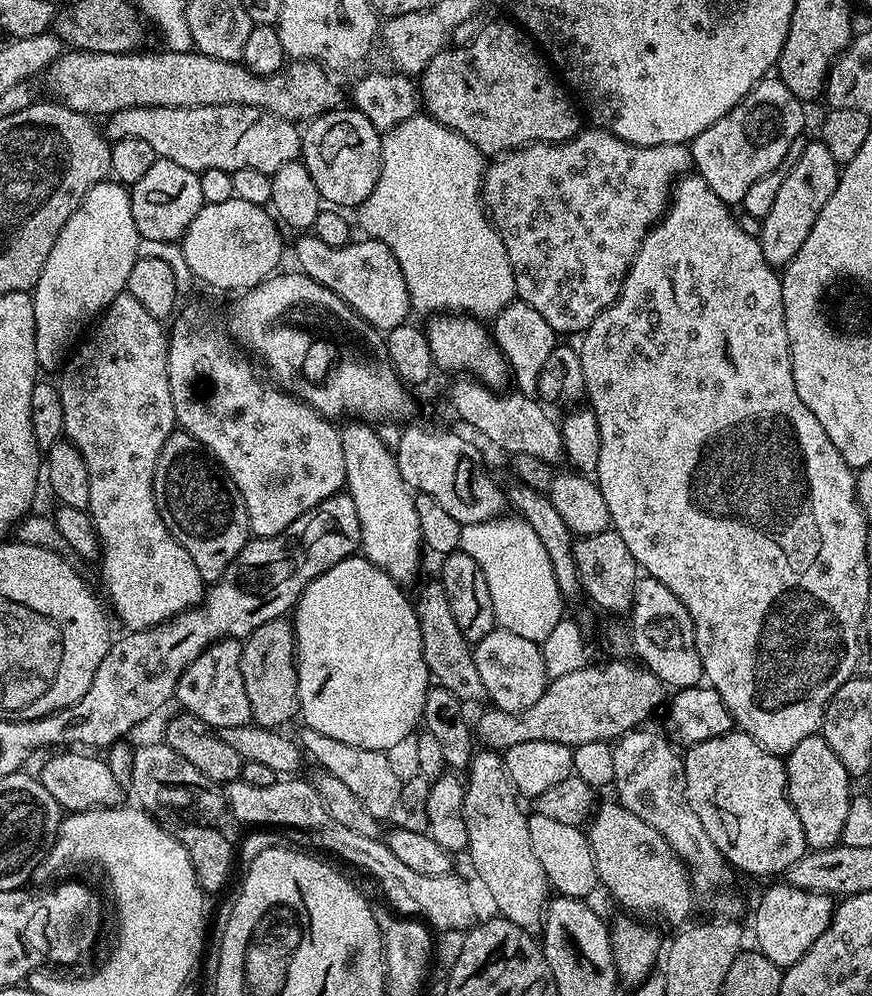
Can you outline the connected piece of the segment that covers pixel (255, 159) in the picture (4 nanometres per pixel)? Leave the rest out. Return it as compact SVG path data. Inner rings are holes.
M231 104L230 106L202 106L201 108L123 108L107 117L106 124L108 124L108 128L106 127L106 135L109 141L115 142L122 138L142 138L142 142L154 146L154 150L159 159L178 162L178 166L186 166L186 170L190 170L197 174L203 174L204 172L211 170L211 168L229 173L249 168L250 170L271 174L279 170L285 162L297 159L300 155L301 129L297 127L293 121L284 120L280 116L275 116L266 110L255 108L254 106L234 106Z

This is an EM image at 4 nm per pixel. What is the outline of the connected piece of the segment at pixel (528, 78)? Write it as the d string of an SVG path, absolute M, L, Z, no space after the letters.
M504 19L483 25L469 44L445 48L418 80L423 111L462 134L488 158L525 144L560 144L582 128L581 113L558 83L549 61L511 19Z

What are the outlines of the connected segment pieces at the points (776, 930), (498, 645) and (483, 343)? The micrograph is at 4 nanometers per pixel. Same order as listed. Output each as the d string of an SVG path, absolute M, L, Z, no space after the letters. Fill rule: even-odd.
M787 882L776 884L766 889L756 904L756 921L752 924L756 931L755 947L781 970L788 968L798 962L798 958L802 958L802 954L806 954L814 942L818 942L822 930L826 930L832 921L833 911L833 897L795 888Z
M499 626L492 629L486 638L475 641L472 657L474 666L478 666L478 678L482 678L485 697L491 707L500 708L504 712L521 712L548 689L549 676L543 662L543 650L537 641L522 638L522 634L514 634Z
M438 314L431 320L433 321L429 325L427 324L426 331L430 342L432 362L439 371L442 369L448 372L460 372L456 374L469 374L471 377L479 379L488 388L497 390L505 389L509 385L510 373L505 356L501 354L500 348L495 345L489 329L485 325L483 327L481 325L483 323L479 319L467 317L463 314Z

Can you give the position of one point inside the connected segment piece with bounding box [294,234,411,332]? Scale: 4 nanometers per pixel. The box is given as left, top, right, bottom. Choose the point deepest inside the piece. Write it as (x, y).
(365, 274)

